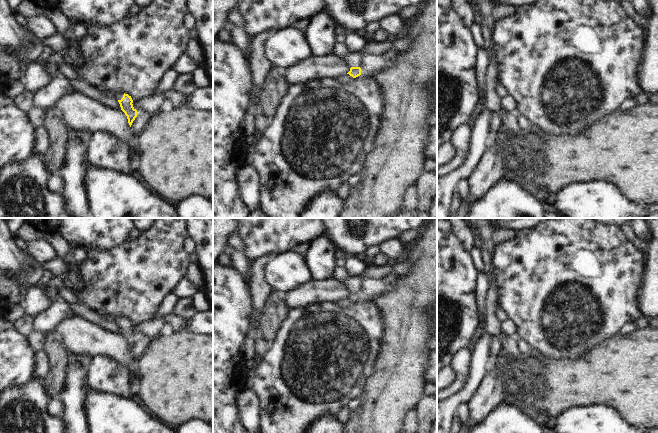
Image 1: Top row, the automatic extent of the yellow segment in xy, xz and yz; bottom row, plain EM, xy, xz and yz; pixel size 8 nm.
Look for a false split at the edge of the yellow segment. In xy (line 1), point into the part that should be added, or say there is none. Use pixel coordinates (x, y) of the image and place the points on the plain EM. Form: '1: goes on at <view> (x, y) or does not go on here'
1: goes on at xy (118, 320)

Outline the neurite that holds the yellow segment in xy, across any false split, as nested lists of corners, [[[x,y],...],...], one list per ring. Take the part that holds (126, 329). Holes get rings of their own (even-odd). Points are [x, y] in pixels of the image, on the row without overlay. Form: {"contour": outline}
{"contour": [[[117,317],[115,322],[118,324],[121,334],[125,337],[128,343],[128,347],[131,351],[133,345],[137,341],[137,334],[133,331],[133,324],[128,318]]]}

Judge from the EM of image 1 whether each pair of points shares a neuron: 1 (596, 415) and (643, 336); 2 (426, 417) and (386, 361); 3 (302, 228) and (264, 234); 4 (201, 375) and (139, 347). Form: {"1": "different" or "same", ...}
{"1": "different", "2": "different", "3": "same", "4": "different"}

